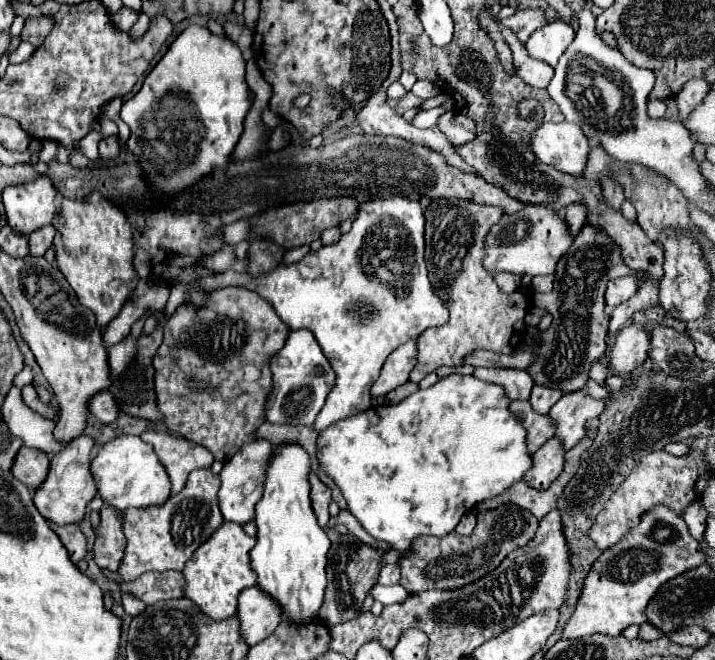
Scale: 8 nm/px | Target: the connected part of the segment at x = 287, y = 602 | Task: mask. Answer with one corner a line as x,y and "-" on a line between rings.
284,445
280,447
270,465
268,465
268,477
264,485
264,497
256,505
256,545
250,551
250,567
256,573
258,581
256,585
270,595
282,609
284,617
290,623
306,625
318,617
320,607
324,605
324,589
326,589
326,555
330,549
330,539
324,529
318,527
314,521
314,511
310,509
310,485
306,481
306,475
310,473
310,457
300,445

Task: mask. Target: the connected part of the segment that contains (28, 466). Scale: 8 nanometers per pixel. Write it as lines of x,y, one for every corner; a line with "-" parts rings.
22,447
14,459
12,475
18,481
22,481
24,485
28,485
30,491
34,491
46,479
48,467
50,467
48,453
38,451
38,449
30,449
30,447

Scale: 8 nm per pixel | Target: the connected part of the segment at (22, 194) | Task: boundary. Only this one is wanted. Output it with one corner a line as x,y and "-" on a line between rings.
38,175
34,181
6,187
2,191
2,201
10,227
14,227
16,233
30,235
32,231
50,225
58,213
56,193
48,175

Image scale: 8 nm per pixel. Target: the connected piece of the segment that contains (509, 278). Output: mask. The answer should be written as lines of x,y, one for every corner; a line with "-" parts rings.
496,273
494,281
498,283
498,287
502,287
506,293
514,293
520,287
520,275
514,273

